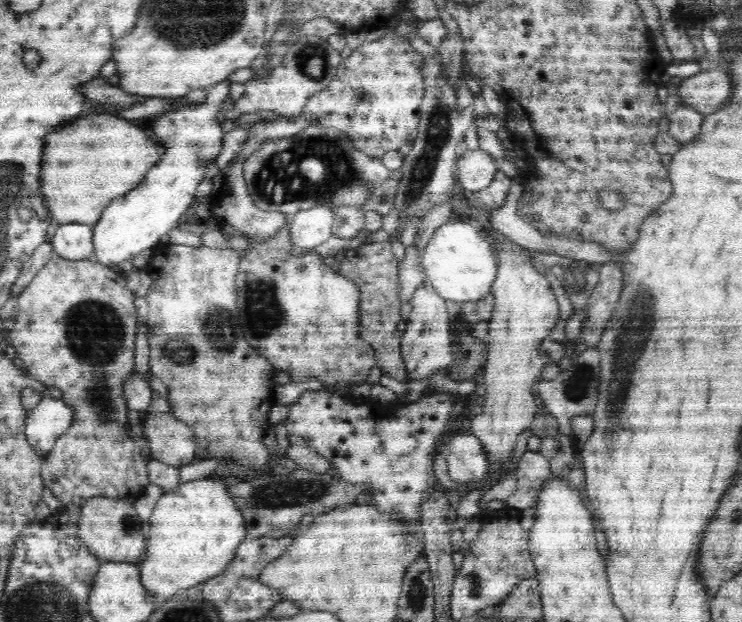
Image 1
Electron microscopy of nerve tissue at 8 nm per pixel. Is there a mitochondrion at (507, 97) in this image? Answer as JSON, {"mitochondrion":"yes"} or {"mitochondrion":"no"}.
{"mitochondrion":"no"}

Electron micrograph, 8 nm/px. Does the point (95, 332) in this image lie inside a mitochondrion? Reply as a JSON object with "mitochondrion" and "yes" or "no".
{"mitochondrion":"yes"}

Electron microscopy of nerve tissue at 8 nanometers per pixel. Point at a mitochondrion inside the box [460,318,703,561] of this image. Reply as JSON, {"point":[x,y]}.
{"point":[579,382]}

